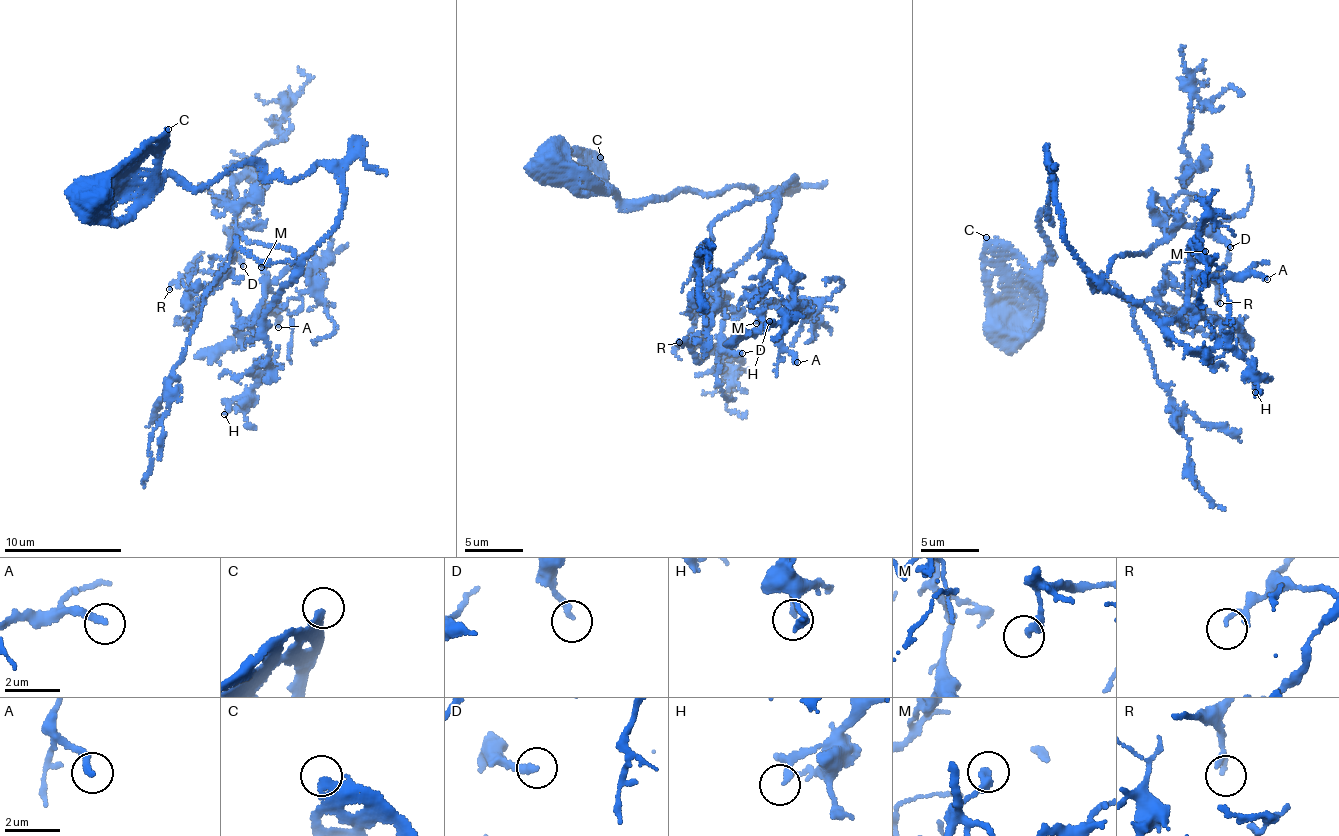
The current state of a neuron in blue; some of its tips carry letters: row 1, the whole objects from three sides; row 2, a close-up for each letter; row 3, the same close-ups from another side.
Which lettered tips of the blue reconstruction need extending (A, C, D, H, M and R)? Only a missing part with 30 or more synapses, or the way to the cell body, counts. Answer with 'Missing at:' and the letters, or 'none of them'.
Missing at: M

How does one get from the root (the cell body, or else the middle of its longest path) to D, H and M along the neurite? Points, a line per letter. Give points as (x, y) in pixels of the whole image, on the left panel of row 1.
D: (92, 198), (326, 166), (339, 221), (298, 267), (243, 226), (243, 266)
H: (92, 198), (168, 176), (207, 188), (242, 163), (335, 175), (339, 221), (266, 314), (269, 373), (224, 414)
M: (92, 198), (168, 176), (207, 188), (242, 163), (296, 181), (326, 166), (339, 221), (261, 324), (261, 267)

